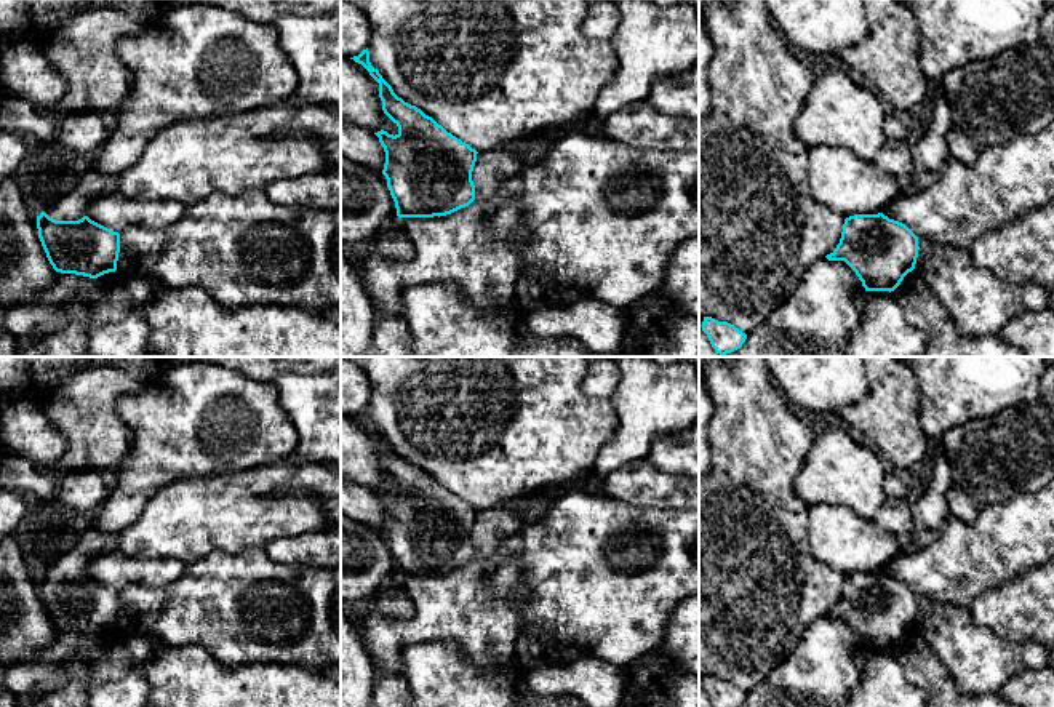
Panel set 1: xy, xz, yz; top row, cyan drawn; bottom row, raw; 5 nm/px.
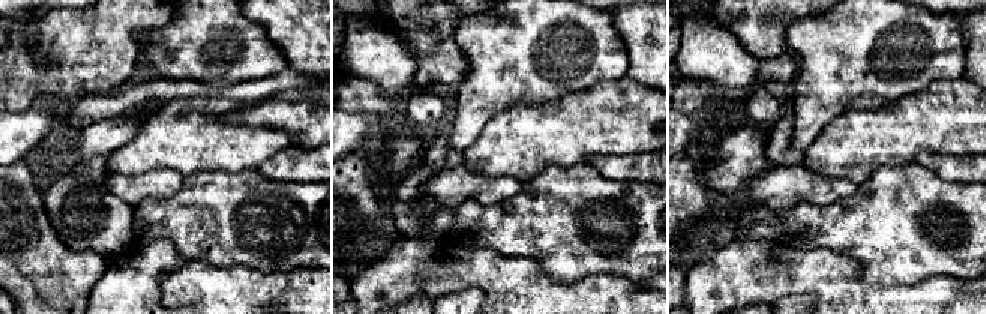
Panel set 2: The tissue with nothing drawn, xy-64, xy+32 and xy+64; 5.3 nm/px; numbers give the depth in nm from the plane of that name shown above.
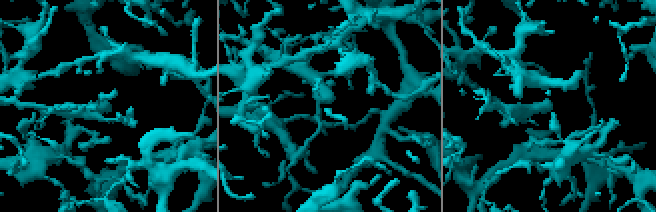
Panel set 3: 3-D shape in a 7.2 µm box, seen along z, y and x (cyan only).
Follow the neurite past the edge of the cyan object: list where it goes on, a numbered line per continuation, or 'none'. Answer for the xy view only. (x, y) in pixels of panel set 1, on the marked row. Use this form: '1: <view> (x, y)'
1: xy (71, 207)

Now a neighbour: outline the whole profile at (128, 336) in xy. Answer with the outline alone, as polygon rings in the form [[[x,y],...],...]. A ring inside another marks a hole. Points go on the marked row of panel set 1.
[[[131,309],[120,320],[88,326],[88,357],[152,357],[149,336],[144,312]]]

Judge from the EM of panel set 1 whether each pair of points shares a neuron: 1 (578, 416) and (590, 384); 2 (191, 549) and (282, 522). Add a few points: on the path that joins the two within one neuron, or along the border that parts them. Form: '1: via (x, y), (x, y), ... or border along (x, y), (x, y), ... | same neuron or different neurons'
1: border along (586, 373), (581, 387), (590, 395), (608, 399) | different neurons
2: via (213, 527), (218, 522), (259, 522) | same neuron

